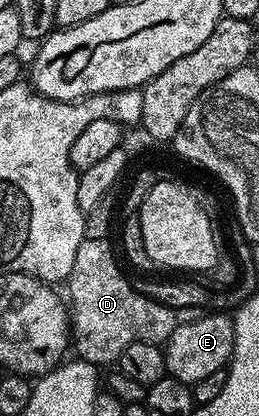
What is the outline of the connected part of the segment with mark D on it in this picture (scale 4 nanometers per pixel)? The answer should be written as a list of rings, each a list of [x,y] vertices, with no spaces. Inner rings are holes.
[[[108,238],[80,242],[78,253],[74,256],[74,268],[66,279],[66,302],[70,307],[70,338],[74,343],[74,350],[80,353],[77,355],[83,361],[90,362],[97,368],[103,368],[107,362],[115,363],[122,351],[135,342],[167,342],[178,325],[177,311],[158,304],[153,298],[147,298],[135,285],[128,283],[127,276],[120,271],[120,266],[116,263],[116,254],[110,243]]]

